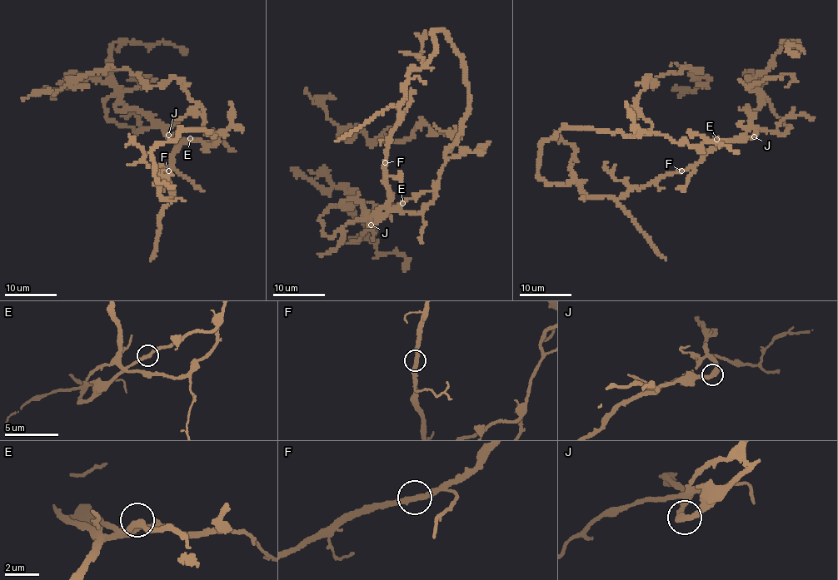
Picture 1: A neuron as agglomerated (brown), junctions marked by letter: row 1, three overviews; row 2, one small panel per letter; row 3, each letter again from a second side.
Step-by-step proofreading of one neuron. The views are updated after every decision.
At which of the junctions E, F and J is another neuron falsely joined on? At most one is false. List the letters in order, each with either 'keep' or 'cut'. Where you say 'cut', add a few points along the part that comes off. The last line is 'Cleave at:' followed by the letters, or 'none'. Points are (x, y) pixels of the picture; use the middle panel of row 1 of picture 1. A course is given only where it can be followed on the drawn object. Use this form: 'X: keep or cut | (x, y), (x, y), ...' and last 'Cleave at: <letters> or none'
E: keep
F: keep
J: keep
Cleave at: none

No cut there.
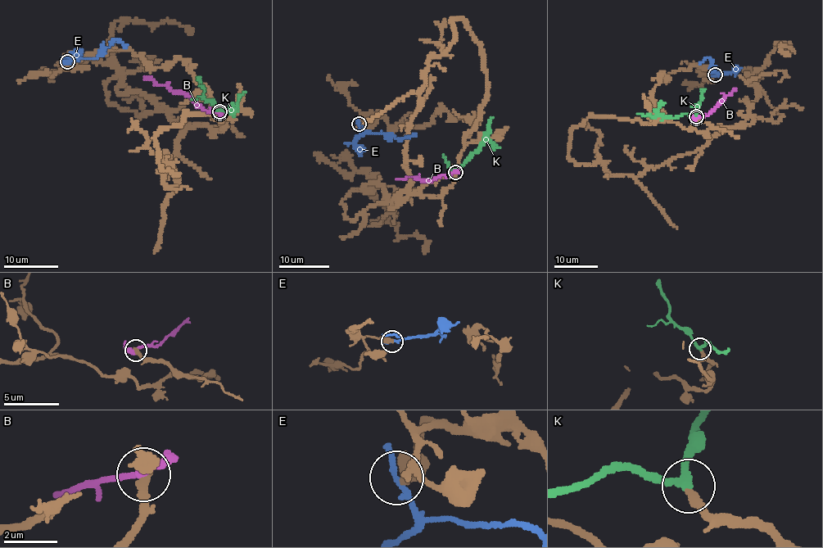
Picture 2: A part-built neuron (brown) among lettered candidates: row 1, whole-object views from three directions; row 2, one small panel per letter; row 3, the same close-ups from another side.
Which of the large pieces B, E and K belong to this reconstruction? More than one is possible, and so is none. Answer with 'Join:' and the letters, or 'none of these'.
Join: K

